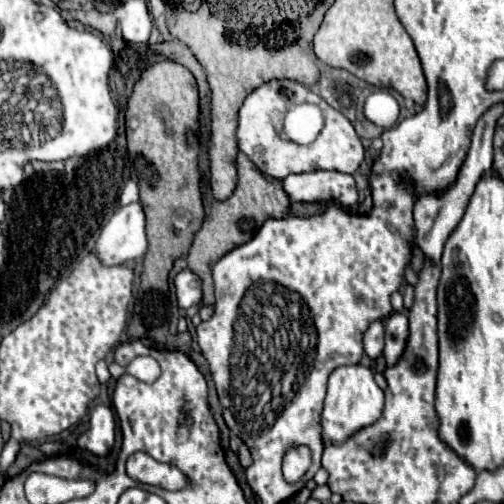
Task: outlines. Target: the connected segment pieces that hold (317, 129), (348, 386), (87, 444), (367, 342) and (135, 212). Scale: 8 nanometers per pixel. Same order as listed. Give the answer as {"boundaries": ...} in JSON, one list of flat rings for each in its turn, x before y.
{"boundaries":[[[293,80,265,82,245,98,239,110,237,146,263,174,277,180,311,170,353,174,365,156,353,124,307,86]],[[361,364,339,366,331,372,329,384,327,384,325,408,321,416,323,438,335,444,341,444,363,426,373,424,381,416,381,410,383,410,383,390,375,384,373,372]],[[95,406,91,410,91,420,89,420,89,428,85,434,79,436,79,446,87,448,89,452,103,456,109,452,109,448,115,442,115,418,113,418,113,410,109,406]],[[377,320,377,322,371,322,365,336,363,336,363,346,365,346,365,352,371,360,375,360,381,352,383,352,383,324]],[[139,202,119,208,101,230,95,254,103,266,117,266,137,260,147,250,145,216]]]}

